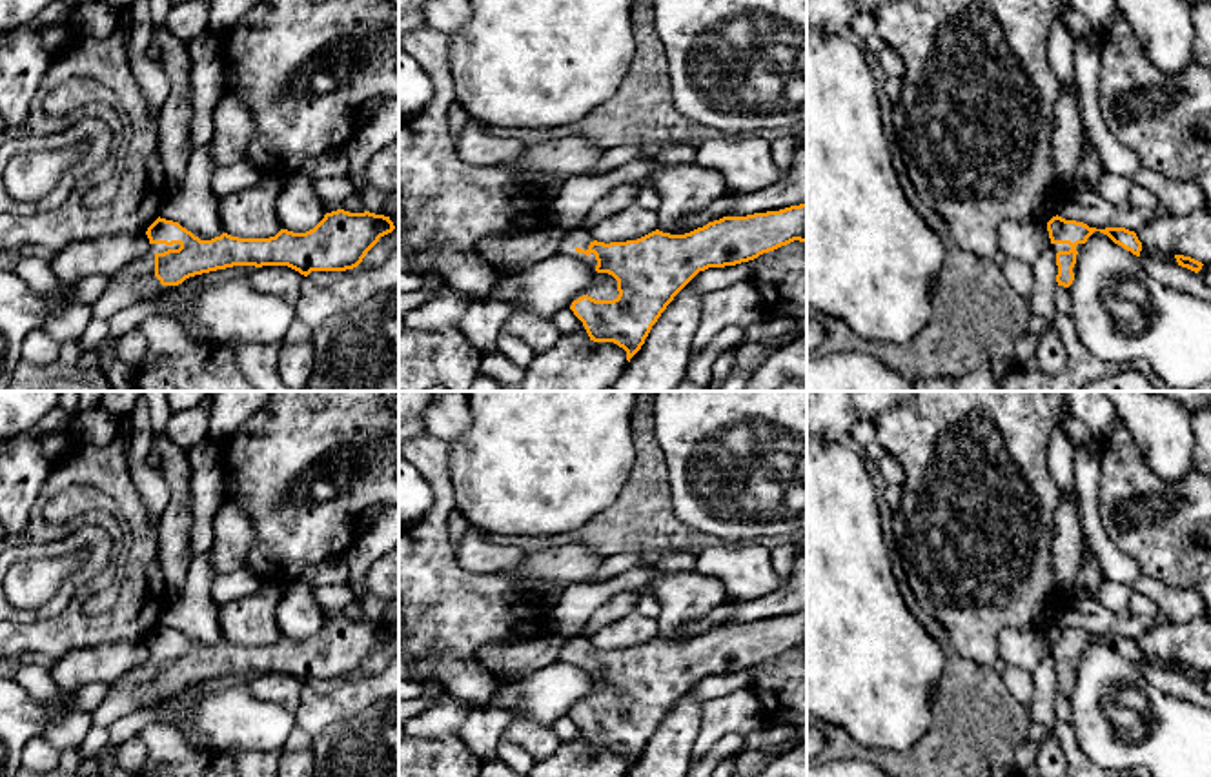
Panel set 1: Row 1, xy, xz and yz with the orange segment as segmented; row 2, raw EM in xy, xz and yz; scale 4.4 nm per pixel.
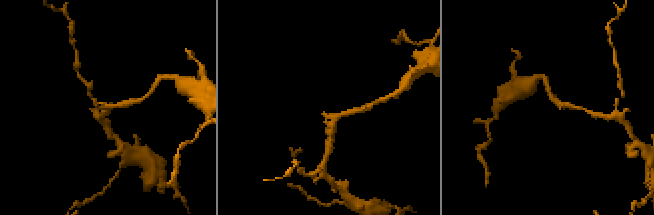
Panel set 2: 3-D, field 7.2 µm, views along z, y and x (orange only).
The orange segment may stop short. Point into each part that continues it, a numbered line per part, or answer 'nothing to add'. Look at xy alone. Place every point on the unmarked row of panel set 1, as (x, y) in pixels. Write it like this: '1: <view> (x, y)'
1: xy (135, 690)

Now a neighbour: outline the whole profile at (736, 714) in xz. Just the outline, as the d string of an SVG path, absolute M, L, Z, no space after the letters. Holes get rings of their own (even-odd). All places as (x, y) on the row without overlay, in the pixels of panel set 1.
M748 690L707 699L701 704L701 730L694 742L692 761L697 761L725 735L748 735L763 728L761 706Z

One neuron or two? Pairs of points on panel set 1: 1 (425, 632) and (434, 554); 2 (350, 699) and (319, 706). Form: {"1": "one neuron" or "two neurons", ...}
{"1": "one neuron", "2": "one neuron"}

